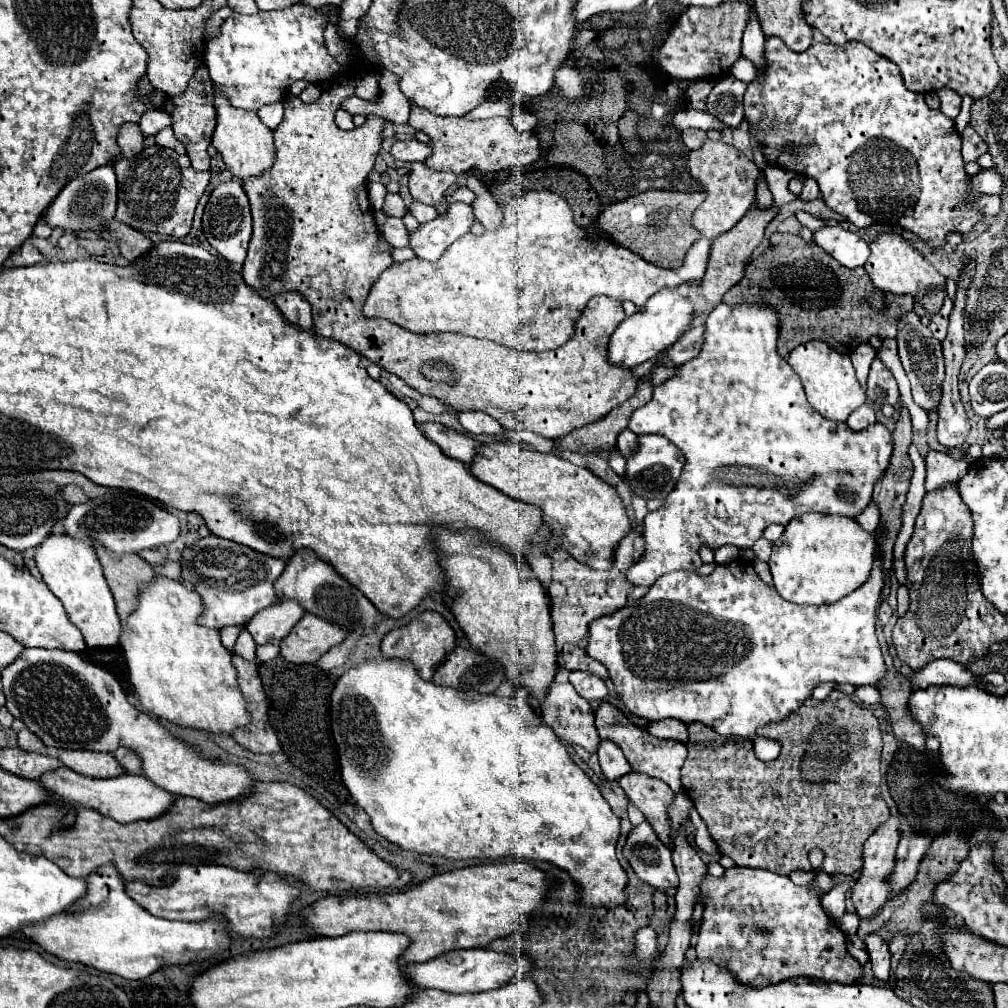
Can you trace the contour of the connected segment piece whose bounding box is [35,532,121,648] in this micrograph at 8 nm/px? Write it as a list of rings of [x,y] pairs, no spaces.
[[[65,532],[51,534],[35,548],[35,566],[39,568],[49,590],[63,602],[69,620],[81,630],[89,648],[115,646],[119,642],[121,622],[93,546],[89,546],[85,540],[67,536]]]

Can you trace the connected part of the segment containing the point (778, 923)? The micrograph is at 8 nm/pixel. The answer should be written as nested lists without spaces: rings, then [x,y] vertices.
[[[733,866],[719,878],[705,874],[697,894],[697,902],[703,904],[697,958],[725,968],[747,988],[765,988],[799,976],[853,982],[861,974],[861,964],[847,952],[847,936],[833,926],[819,902],[821,892],[831,888],[831,876],[825,872],[809,886],[795,886],[787,876],[759,868]]]

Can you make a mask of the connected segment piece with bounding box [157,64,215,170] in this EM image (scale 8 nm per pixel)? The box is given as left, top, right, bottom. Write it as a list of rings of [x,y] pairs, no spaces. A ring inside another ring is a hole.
[[[201,64],[195,70],[195,76],[189,80],[187,90],[177,96],[165,96],[157,110],[163,110],[171,116],[175,138],[187,148],[187,156],[191,160],[191,166],[195,170],[209,170],[209,154],[207,146],[211,144],[211,134],[215,130],[215,108],[213,108],[213,82],[209,78],[209,70],[205,64]]]

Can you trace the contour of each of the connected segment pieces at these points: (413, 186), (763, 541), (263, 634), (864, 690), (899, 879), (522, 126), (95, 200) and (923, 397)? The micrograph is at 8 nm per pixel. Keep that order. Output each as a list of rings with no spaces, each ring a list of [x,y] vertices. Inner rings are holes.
[[[410,162],[407,165],[409,170],[409,190],[411,196],[419,202],[425,202],[429,206],[435,206],[445,190],[457,182],[457,174],[453,172],[435,172],[427,168],[422,162]]]
[[[759,538],[759,540],[755,542],[753,550],[755,550],[755,558],[757,558],[757,560],[765,560],[765,562],[767,562],[767,558],[771,556],[771,550],[773,550],[773,542],[767,540],[767,538]]]
[[[279,600],[275,606],[261,610],[249,624],[247,630],[253,636],[255,644],[267,642],[281,642],[291,628],[301,620],[305,614],[303,606],[295,600]]]
[[[859,686],[855,696],[863,702],[863,704],[869,704],[869,706],[875,706],[881,702],[881,694],[879,694],[879,688],[877,686]]]
[[[911,834],[911,836],[903,836],[901,842],[899,842],[899,848],[897,848],[897,864],[895,864],[895,872],[891,874],[889,882],[891,882],[891,888],[893,888],[893,894],[905,890],[915,874],[917,874],[917,866],[925,854],[925,850],[929,848],[931,844],[931,836],[925,836],[925,834]]]
[[[515,106],[515,112],[513,112],[513,126],[519,130],[519,132],[531,132],[535,128],[535,118],[531,112],[523,110],[521,106]]]
[[[101,166],[85,176],[71,180],[47,208],[45,220],[51,228],[61,226],[63,230],[69,230],[73,234],[81,230],[101,230],[103,220],[111,220],[115,216],[115,206],[117,206],[117,178],[113,166]]]
[[[911,310],[903,314],[897,322],[897,348],[899,348],[899,360],[911,380],[911,390],[913,390],[913,400],[923,408],[923,410],[933,410],[937,408],[939,402],[939,390],[945,374],[943,366],[943,352],[941,352],[941,342],[933,338],[929,326],[921,324],[921,316]]]

